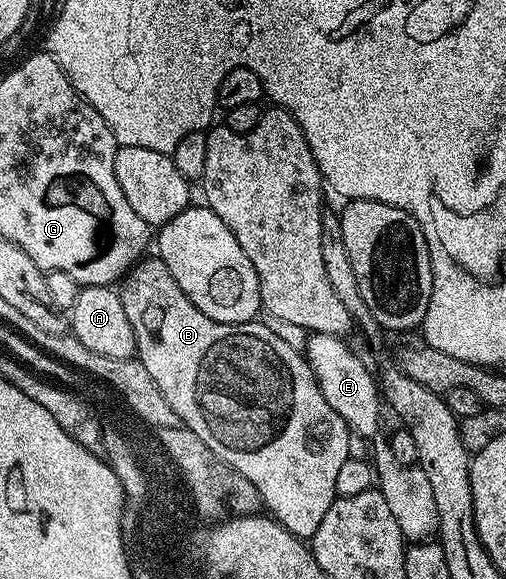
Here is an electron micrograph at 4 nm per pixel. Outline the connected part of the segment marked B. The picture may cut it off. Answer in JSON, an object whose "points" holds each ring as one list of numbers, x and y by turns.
{"points":[[157,257,139,259,121,280,120,294,124,313,128,313,128,321,134,330,136,357,142,362,144,369,148,369,152,381,156,381,160,393,164,393,164,397,168,397,168,405,172,405,172,409,177,413,179,424,200,437,200,440,216,453,216,457,223,459,232,469,236,469,238,473,242,473,244,477,252,481,252,485,256,487,256,492,261,499,261,506,265,510,271,511,267,512,272,516,274,522,280,524,284,530,292,533,298,539,303,541,313,539,316,529,320,529,320,521,324,521,324,513,328,513,328,509,336,498,336,476,343,467,344,461,351,458,352,432,347,427,344,417,340,417,340,413,336,413,336,409,332,409,332,405,328,405,328,401,324,401,324,393,314,379,314,369,310,365,310,360,299,348,288,345,288,341,276,337,276,333,272,333,272,329,268,329,261,321,221,323,212,321,212,317,200,313,200,309,196,309,196,305,192,305,192,301,186,296,184,289,180,289,180,285,176,285,176,277,172,277,172,273,168,273,168,265,164,265,164,261]]}

